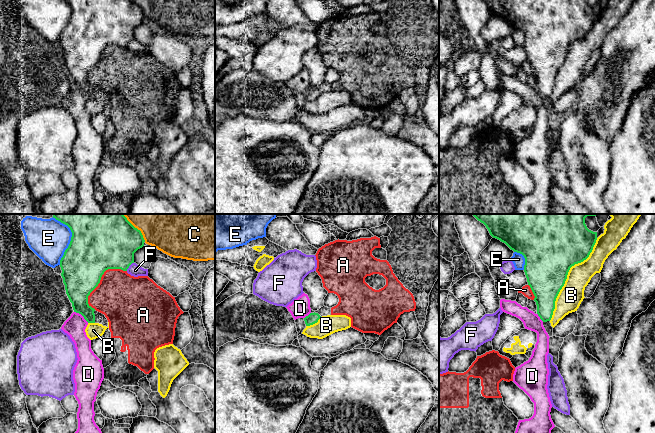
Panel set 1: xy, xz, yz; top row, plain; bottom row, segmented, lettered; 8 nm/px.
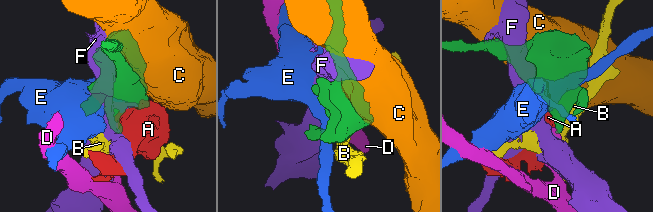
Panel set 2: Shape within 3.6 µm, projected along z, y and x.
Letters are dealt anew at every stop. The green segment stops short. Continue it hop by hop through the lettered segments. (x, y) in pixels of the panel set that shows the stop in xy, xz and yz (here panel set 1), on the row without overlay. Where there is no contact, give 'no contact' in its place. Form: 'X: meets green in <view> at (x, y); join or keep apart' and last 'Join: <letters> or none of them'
A: meets green in xy at (100, 54); keep apart
B: meets green in yz at (566, 52); keep apart
C: meets green in xy at (140, 8); keep apart
D: meets green in xy at (81, 90); keep apart
E: meets green in xy at (69, 20); keep apart
F: meets green in xy at (129, 41); keep apart
Join: none of them

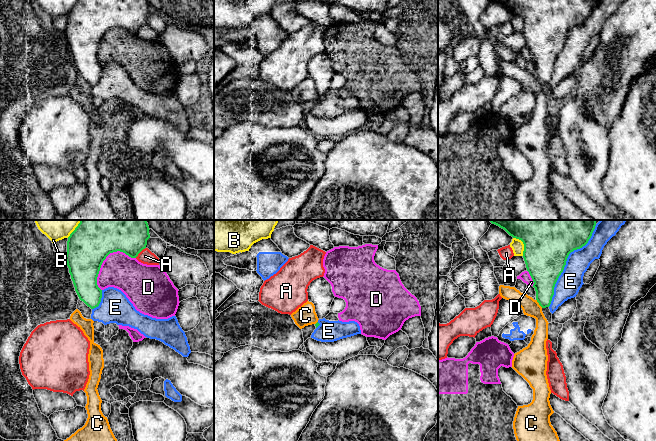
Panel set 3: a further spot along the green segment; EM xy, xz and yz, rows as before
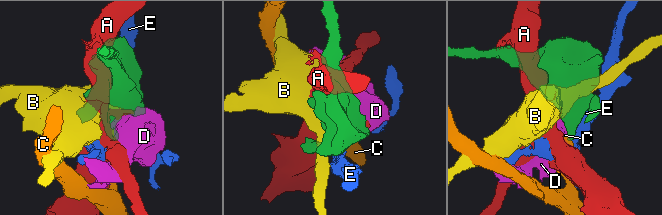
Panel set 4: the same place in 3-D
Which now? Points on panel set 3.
A: meets green in xy at (140, 27); keep apart
B: meets green in yz at (523, 19); keep apart
C: meets green in yz at (538, 78); keep apart
D: meets green in xy at (105, 34); keep apart
E: meets green in yz at (565, 38); keep apart
Join: none of them

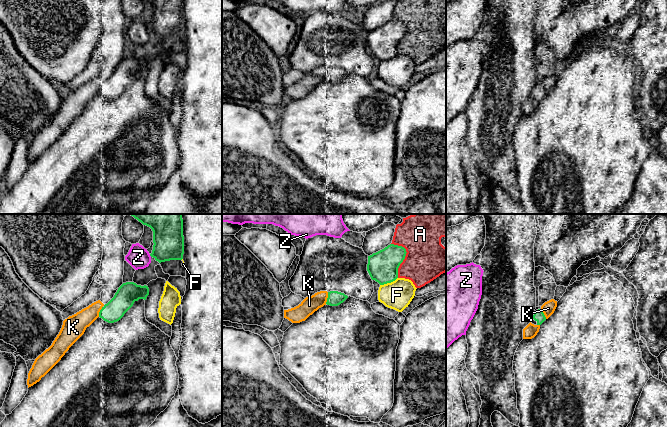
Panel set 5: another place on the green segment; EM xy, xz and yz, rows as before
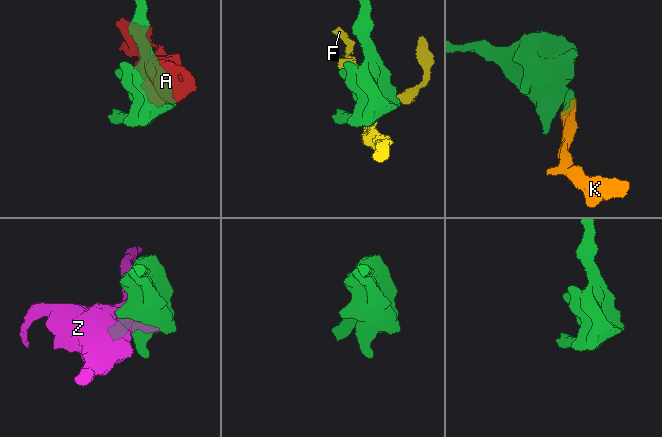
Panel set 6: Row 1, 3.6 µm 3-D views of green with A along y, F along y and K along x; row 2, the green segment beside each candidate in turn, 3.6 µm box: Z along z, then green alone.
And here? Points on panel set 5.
A: meets green in xz at (405, 31); keep apart
F: meets green in xz at (388, 58); keep apart
K: meets green in xz at (327, 74); join
Z: meets green in xy at (150, 31); keep apart
Join: K

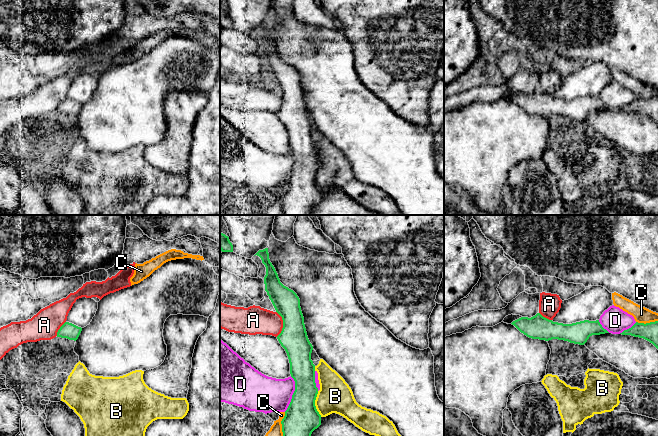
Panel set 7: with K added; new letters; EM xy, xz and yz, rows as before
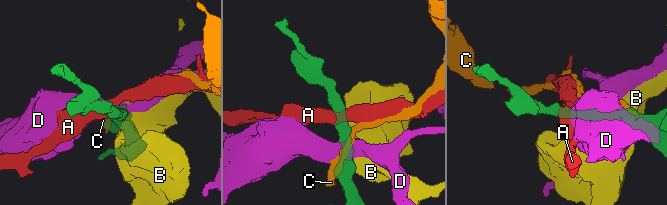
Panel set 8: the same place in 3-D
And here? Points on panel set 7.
A: meets green in xz at (283, 100); keep apart
B: meets green in xz at (314, 180); keep apart
C: meets green in yz at (646, 99); keep apart
D: meets green in xz at (293, 170); keep apart
Join: none of them

